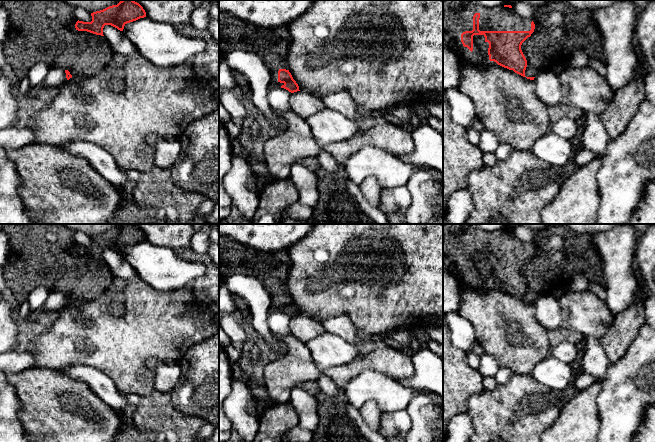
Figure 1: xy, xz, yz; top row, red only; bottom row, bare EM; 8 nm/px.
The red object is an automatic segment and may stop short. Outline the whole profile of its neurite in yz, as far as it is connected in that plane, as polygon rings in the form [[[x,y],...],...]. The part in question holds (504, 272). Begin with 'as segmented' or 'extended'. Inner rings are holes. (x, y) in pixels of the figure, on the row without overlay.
extended; [[[443,224],[443,254],[458,268],[462,281],[473,289],[500,289],[526,301],[522,267],[534,256],[532,243],[520,241],[511,229],[487,232],[474,224]]]

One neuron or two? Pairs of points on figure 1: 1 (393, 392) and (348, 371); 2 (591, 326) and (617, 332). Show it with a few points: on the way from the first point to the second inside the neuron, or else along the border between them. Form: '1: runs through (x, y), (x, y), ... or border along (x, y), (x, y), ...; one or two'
1: border along (380, 372), (363, 369), (346, 384), (343, 391); two
2: border along (615, 314), (613, 323), (599, 339); two

